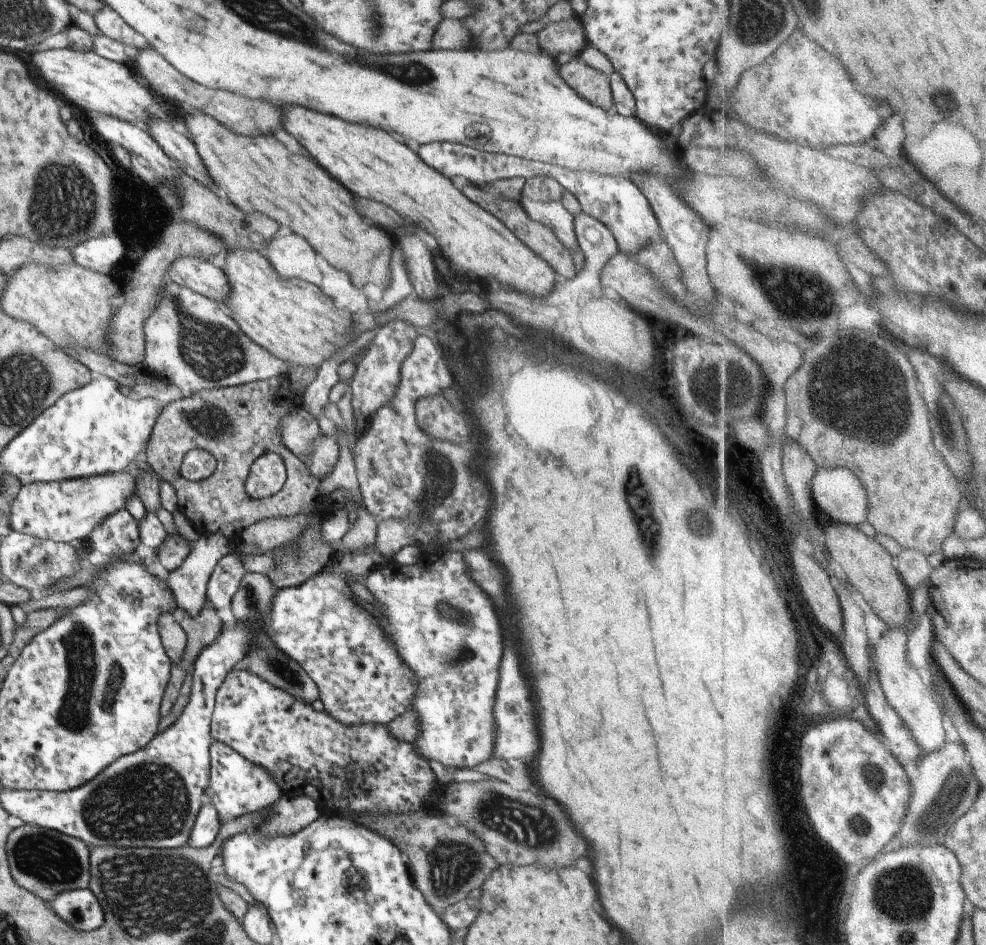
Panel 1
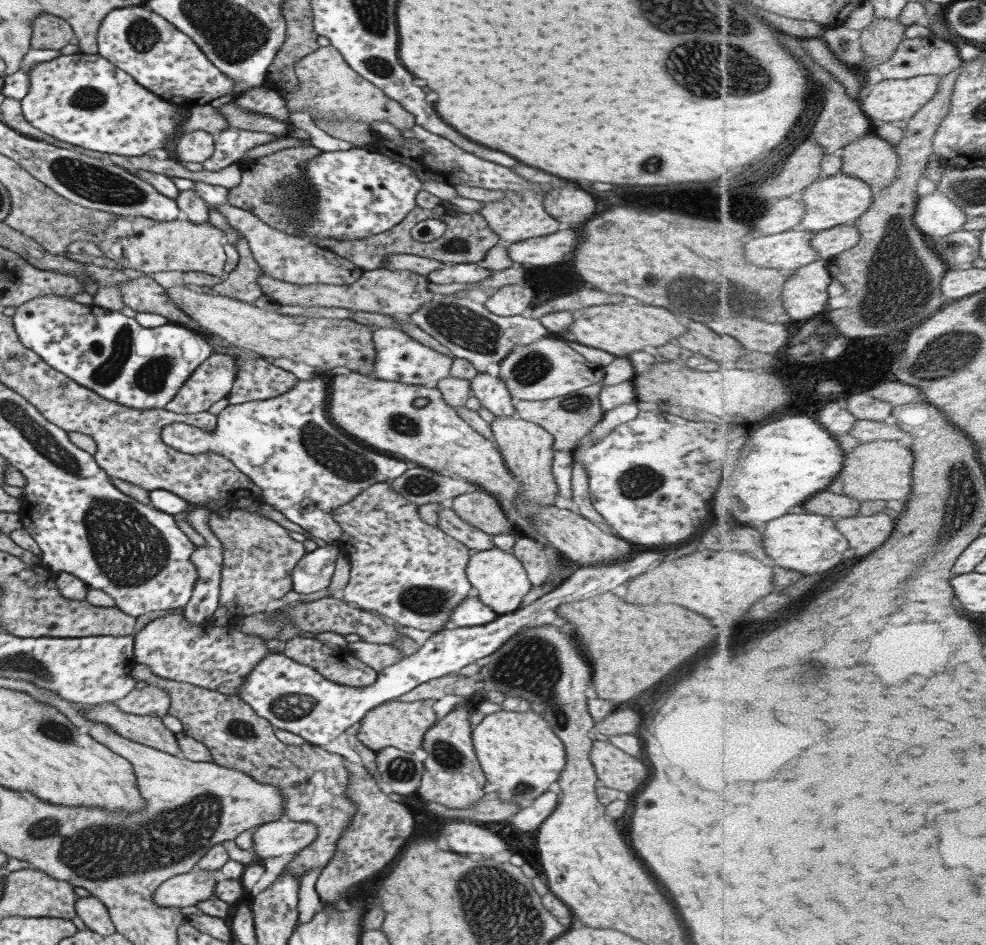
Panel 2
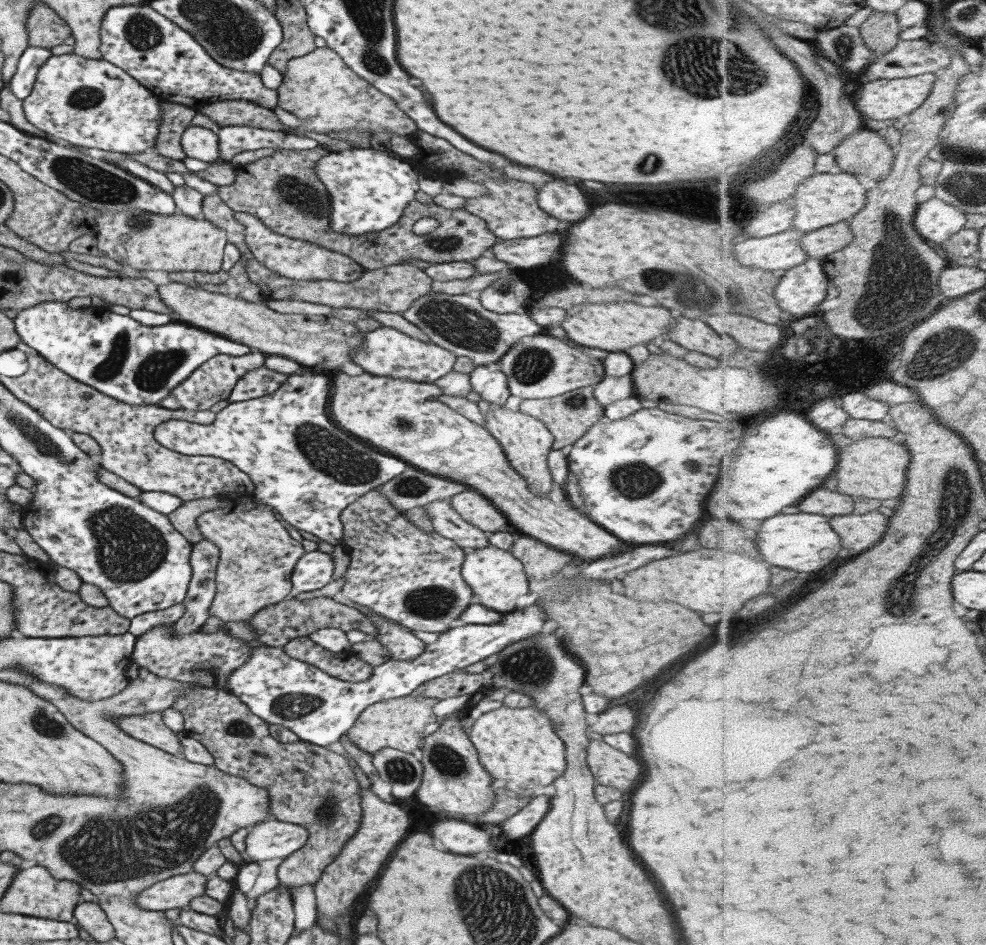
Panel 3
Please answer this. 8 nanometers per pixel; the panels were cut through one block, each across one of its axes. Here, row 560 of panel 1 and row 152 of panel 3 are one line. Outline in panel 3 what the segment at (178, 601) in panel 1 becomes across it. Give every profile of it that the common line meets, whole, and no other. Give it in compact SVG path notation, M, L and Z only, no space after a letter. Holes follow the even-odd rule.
M188 126L180 138L181 149L187 158L213 163L219 158L219 142L215 131L200 126Z

